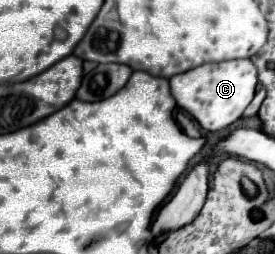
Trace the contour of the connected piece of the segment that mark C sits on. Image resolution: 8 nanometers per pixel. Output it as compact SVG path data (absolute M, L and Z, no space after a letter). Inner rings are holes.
M250 59L200 65L200 69L190 69L188 73L180 73L170 79L172 95L178 107L182 107L206 131L222 131L234 121L238 121L244 109L254 99L256 83L258 83L258 73L256 65Z

